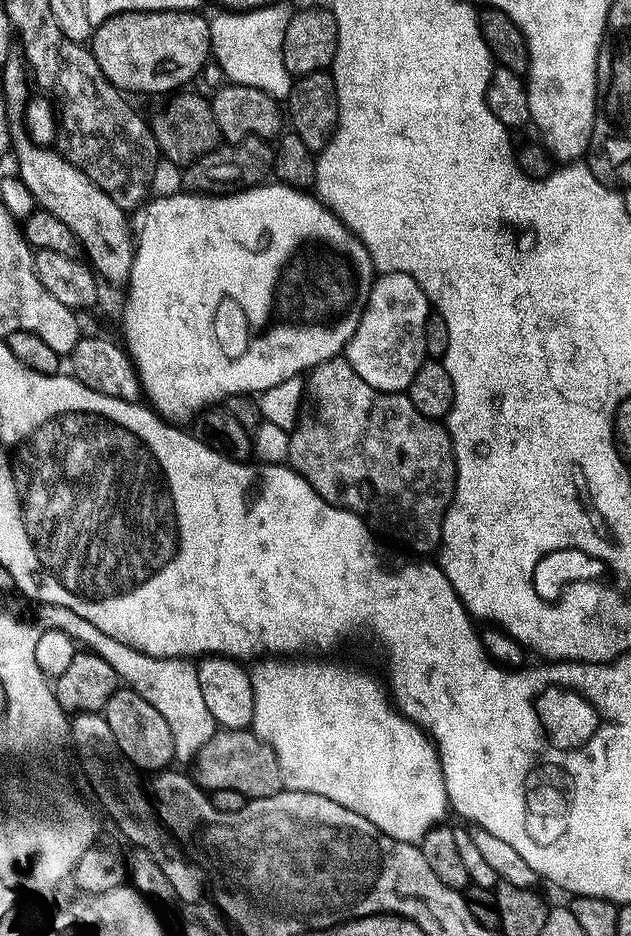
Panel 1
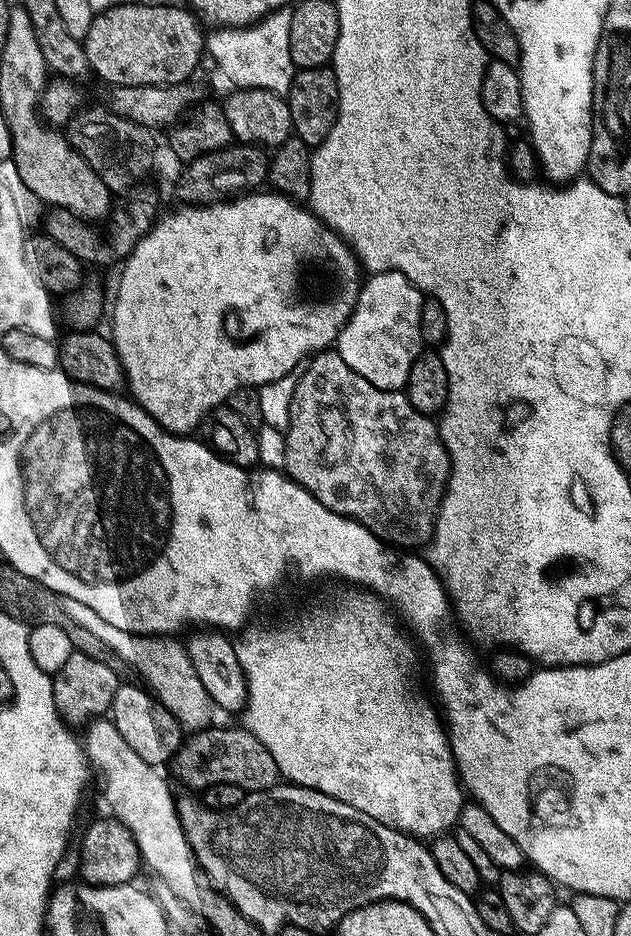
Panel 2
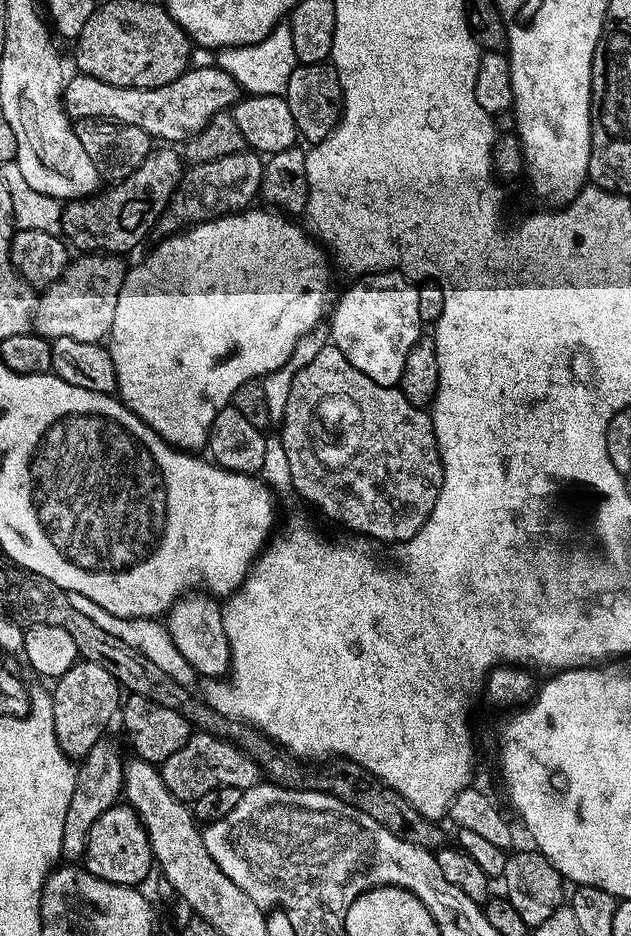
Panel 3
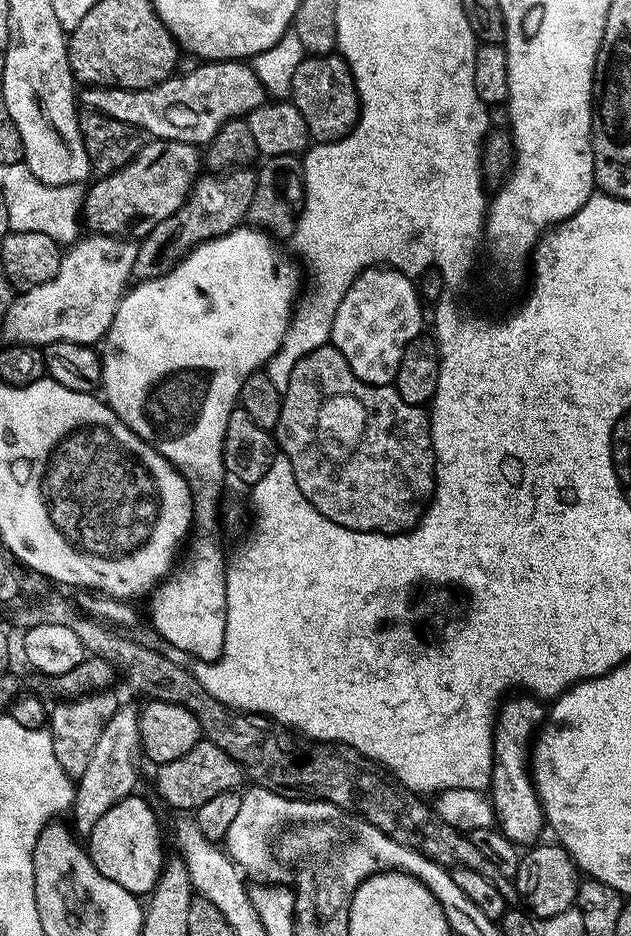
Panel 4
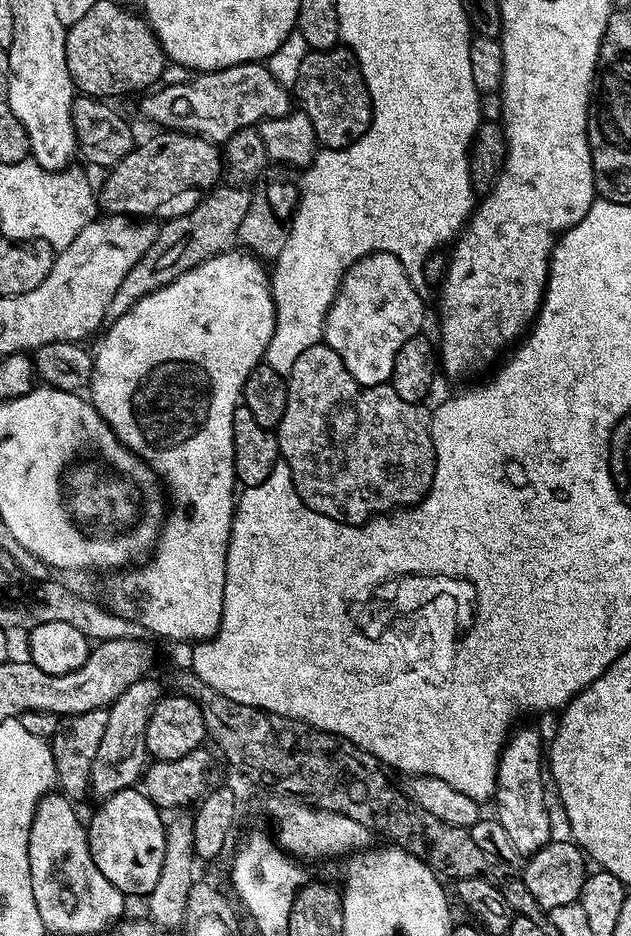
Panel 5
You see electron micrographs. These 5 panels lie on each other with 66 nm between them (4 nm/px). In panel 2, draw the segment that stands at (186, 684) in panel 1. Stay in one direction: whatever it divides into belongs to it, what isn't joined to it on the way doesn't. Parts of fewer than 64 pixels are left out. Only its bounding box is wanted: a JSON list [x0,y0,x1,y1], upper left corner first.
[62,596,213,730]

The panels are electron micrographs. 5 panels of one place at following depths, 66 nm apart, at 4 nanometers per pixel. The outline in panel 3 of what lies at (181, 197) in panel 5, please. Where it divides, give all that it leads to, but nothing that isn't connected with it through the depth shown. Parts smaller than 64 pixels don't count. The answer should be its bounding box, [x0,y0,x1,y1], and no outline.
[60,147,182,254]

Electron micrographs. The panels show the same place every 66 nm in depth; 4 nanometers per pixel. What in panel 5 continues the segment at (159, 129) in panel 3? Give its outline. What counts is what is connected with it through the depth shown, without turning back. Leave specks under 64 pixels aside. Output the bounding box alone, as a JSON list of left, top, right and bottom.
[140,62,294,142]

